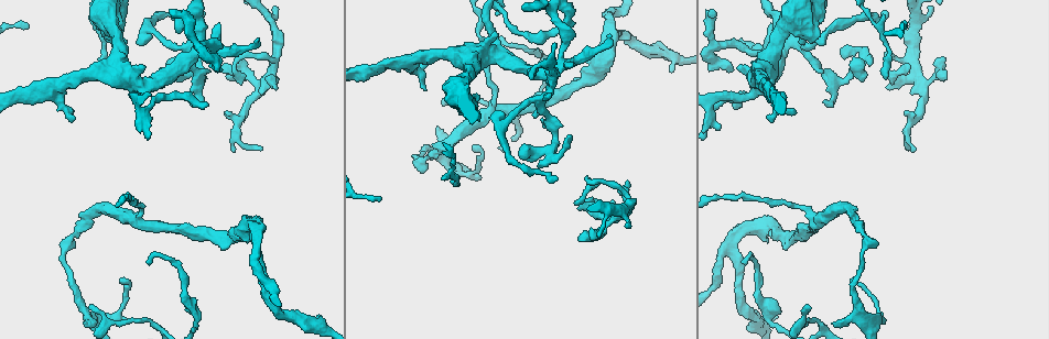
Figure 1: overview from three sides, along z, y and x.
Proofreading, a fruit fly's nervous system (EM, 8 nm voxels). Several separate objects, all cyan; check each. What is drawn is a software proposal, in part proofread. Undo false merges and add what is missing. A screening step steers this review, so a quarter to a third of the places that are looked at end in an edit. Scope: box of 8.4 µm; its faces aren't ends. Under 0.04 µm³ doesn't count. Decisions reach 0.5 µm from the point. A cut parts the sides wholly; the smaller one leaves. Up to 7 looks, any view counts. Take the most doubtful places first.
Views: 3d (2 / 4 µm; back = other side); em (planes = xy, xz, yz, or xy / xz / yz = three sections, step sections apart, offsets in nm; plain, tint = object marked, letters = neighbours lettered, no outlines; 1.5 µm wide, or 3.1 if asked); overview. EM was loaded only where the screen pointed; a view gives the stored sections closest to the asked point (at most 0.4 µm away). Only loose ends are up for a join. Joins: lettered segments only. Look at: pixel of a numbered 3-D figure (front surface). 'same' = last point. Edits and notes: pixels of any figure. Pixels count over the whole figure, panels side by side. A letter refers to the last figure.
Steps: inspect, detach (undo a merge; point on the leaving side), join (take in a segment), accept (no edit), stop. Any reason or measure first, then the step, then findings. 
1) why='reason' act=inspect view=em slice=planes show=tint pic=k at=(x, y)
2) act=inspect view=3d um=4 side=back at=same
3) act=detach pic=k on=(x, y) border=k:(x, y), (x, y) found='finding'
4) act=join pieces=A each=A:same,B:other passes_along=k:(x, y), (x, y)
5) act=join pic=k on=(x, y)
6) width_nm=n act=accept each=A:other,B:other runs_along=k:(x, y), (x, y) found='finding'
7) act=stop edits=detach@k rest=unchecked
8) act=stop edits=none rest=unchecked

why='branch stops here' act=inspect view=3d um=4 pic=1 at=(943, 56)

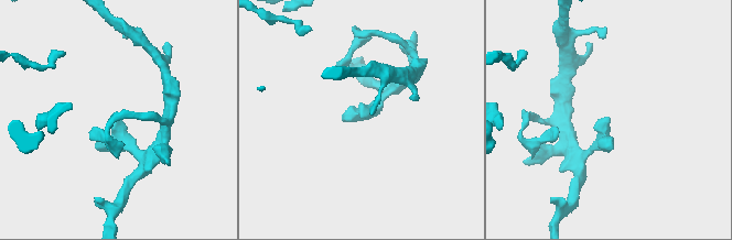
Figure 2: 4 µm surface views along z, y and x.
why='shape alone is not enough' act=inspect view=em slice=planes show=letters pic=2 at=(608, 117)

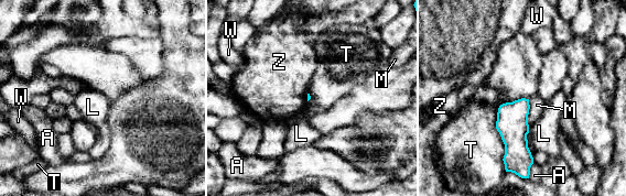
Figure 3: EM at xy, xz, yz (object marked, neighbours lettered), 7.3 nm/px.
act=accept each=A:other,L:other,M:other,T:other,W:other,Z:other border=3:(525, 97), (498, 108), (506, 171) found='none of them fits'

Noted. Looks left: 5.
act=inspect view=3d um=2 pic=1 at=(767, 321)

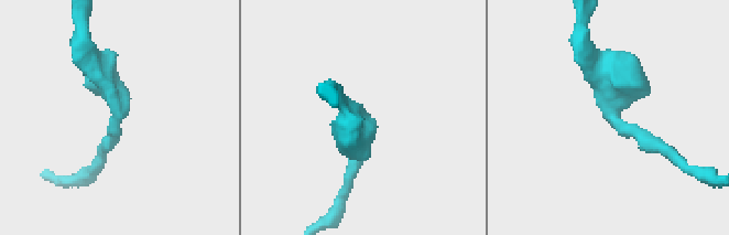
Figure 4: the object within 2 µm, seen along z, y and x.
act=inspect view=em slice=xy step=4 show=letters pic=4 at=(616, 114)

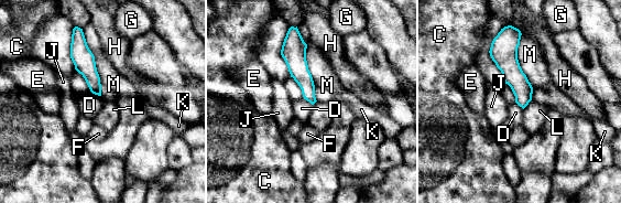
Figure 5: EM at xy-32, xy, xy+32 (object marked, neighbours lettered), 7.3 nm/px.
act=accept each=C:other,D:other,E:other,F:other,G:other,H:other,J:other,K:other,L:other,M:other border=5:(531, 99), (523, 109) found='all the same neuron'

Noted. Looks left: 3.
act=inspect view=3d um=4 pic=1 at=(127, 40)

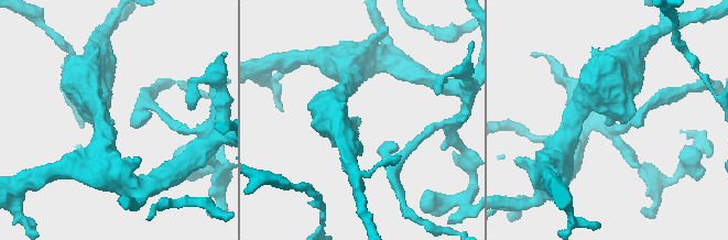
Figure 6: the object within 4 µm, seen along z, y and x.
act=inspect view=em slice=planes show=letters pic=6 at=(612, 121)

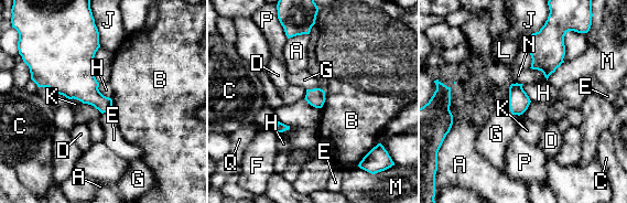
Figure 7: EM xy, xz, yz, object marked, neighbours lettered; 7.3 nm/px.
longest_contact=B:240nm act=accept each=A:other,B:other,C:other,D:other,E:other,F:other,G:other,H:other,J:other,K:other,L:other,M:other,N:other,P:other,Q:other found='no lettered segment goes on from it'

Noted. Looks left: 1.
act=stop edits=none rest=unchecked

